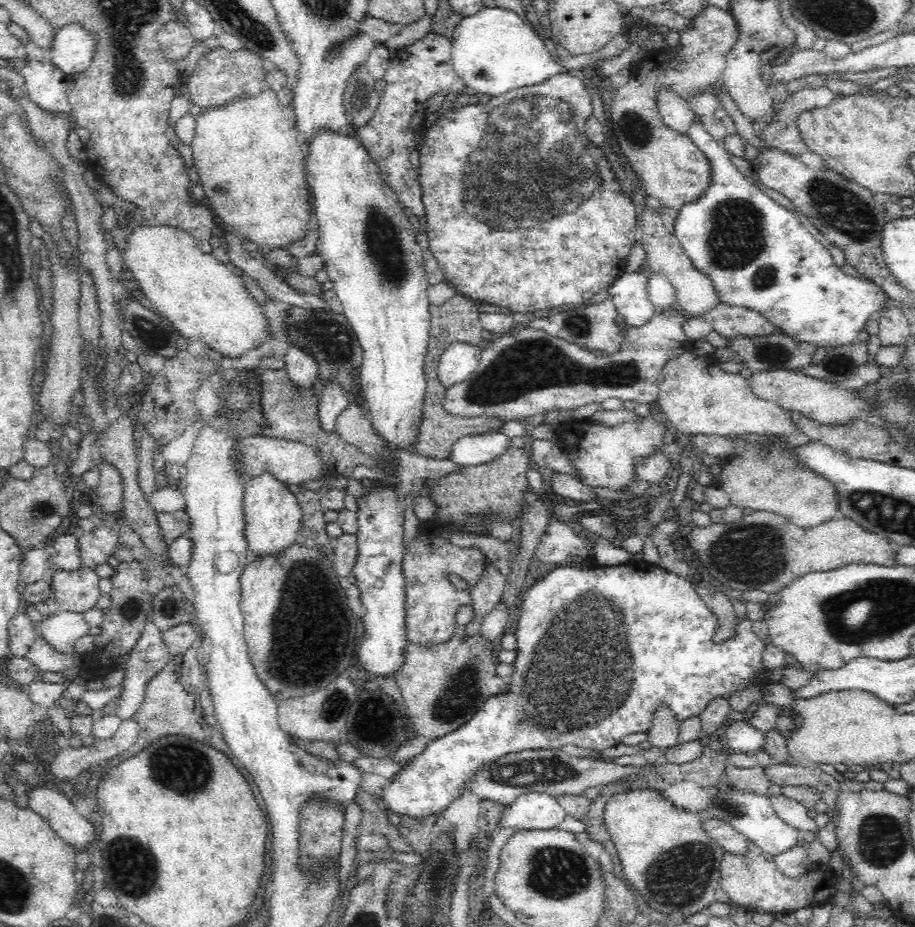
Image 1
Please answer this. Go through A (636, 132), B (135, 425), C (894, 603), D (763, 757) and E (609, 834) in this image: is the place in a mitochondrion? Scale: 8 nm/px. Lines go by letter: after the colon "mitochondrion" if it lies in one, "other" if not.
A: mitochondrion
B: other
C: mitochondrion
D: other
E: other

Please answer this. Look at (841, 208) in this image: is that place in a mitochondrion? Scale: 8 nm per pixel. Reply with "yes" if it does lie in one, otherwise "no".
yes

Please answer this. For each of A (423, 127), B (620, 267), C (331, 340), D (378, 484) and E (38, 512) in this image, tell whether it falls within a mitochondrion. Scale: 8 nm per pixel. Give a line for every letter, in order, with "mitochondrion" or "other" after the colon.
A: other
B: other
C: mitochondrion
D: other
E: mitochondrion

